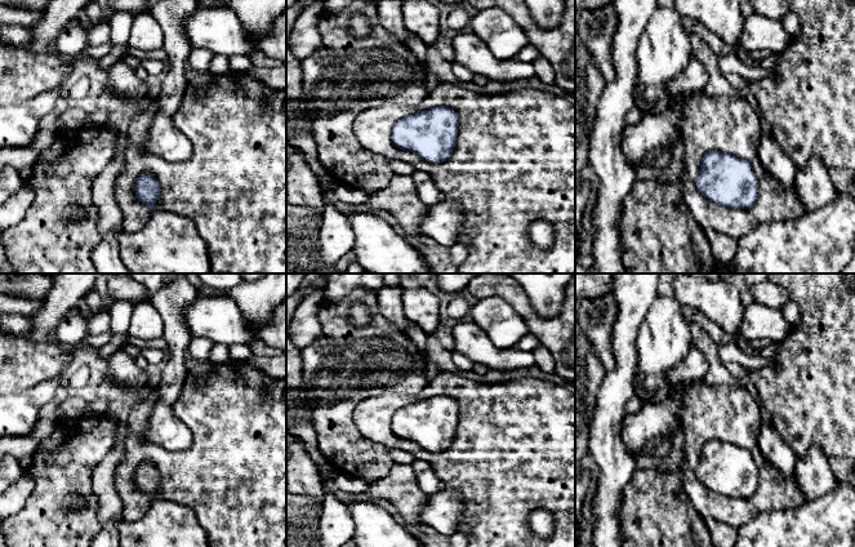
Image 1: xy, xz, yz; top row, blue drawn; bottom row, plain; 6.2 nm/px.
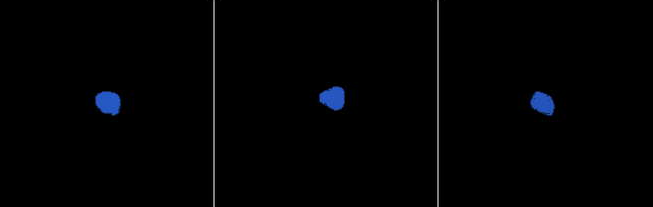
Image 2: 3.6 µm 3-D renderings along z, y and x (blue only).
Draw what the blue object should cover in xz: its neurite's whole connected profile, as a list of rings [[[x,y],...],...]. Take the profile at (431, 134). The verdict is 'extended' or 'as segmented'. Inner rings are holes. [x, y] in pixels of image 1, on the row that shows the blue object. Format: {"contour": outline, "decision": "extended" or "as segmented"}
{"contour": [[[433,106],[401,119],[392,129],[392,142],[427,163],[440,164],[451,156],[458,130],[458,114],[447,106]]], "decision": "as segmented"}

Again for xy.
{"contour": [[[153,175],[137,178],[135,196],[152,209],[148,222],[137,232],[121,232],[119,236],[120,258],[130,274],[210,274],[208,246],[196,226],[186,217],[157,210],[159,182]]], "decision": "extended"}

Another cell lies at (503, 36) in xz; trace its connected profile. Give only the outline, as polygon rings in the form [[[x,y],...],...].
[[[499,8],[480,10],[471,19],[473,32],[478,36],[498,59],[515,58],[526,45],[529,39],[524,30],[509,14]]]

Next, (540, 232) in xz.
[[[539,219],[529,226],[529,239],[539,249],[549,249],[555,243],[553,227],[549,222]]]

